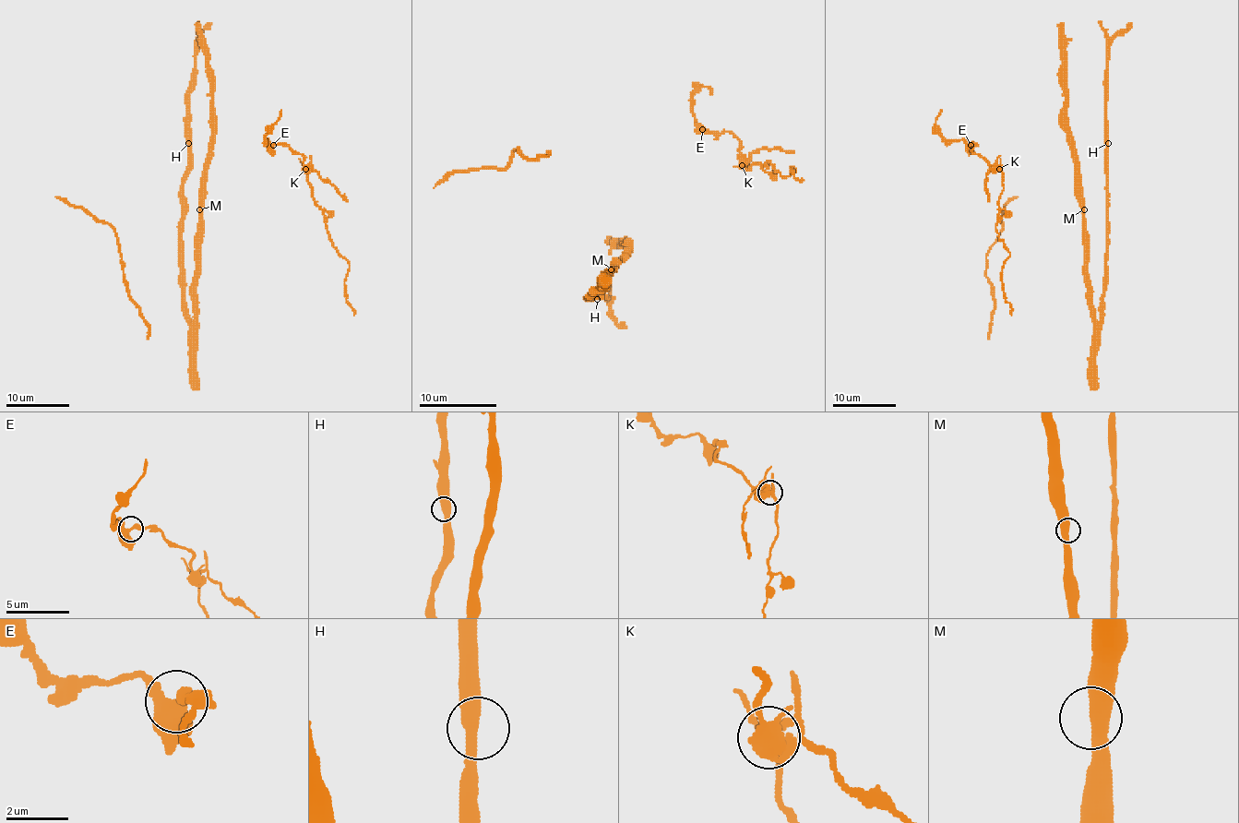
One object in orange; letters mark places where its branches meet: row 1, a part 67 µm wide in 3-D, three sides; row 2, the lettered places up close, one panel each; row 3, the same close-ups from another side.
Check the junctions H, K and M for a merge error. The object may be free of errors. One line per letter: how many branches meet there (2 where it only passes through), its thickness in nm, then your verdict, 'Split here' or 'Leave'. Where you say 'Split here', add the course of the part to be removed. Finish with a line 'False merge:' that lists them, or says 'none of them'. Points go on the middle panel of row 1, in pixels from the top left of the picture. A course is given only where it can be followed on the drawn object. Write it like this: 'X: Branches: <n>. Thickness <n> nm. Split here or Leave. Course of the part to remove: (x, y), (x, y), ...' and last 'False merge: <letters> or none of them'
H: Branches: 2. Thickness 480 nm. Leave
K: Branches: 4. Thickness 400 nm. Split here. Course of the part to remove: (741, 164), (739, 141), (728, 131), (704, 131), (695, 120), (691, 101), (702, 87), (712, 94)
M: Branches: 2. Thickness 500 nm. Leave
False merge: K

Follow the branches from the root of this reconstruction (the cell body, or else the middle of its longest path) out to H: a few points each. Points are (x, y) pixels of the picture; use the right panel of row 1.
H: (1081, 208), (1084, 277), (1087, 296), (1092, 301), (1098, 321), (1103, 307), (1106, 258), (1108, 143)

